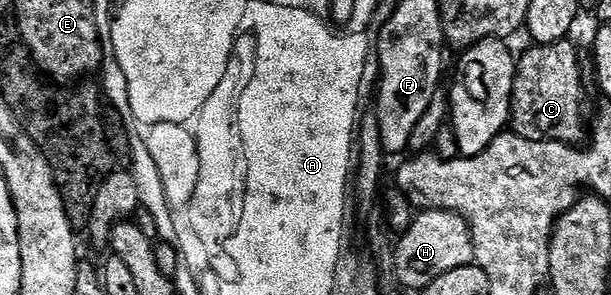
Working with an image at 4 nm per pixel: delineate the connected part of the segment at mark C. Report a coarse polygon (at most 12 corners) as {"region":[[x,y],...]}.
{"region":[[571,39],[516,61],[511,131],[580,146],[584,80]]}

